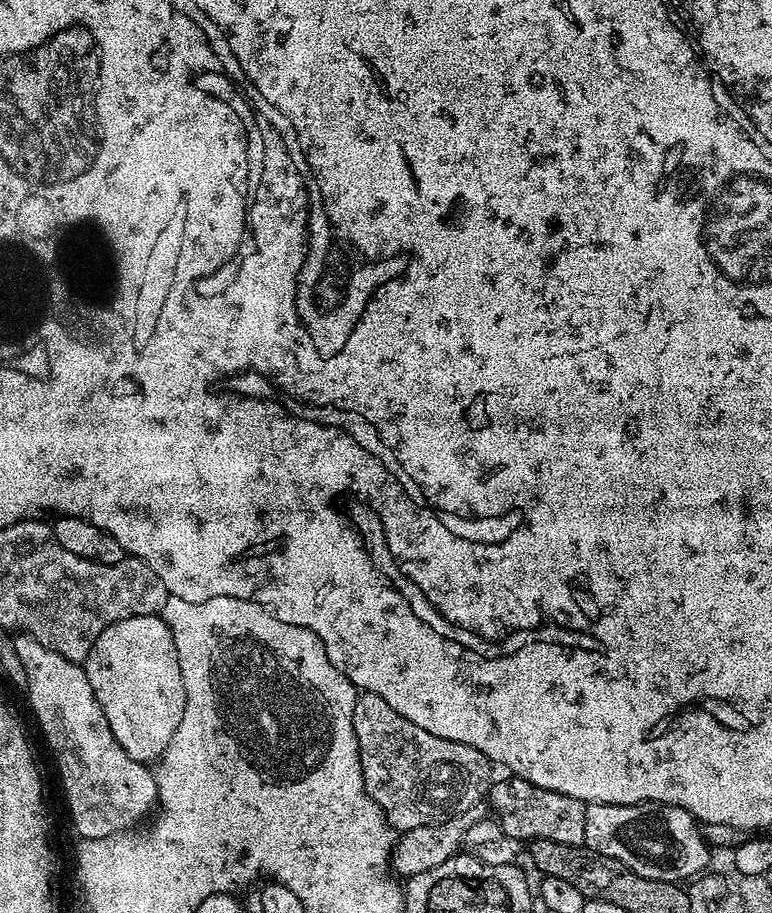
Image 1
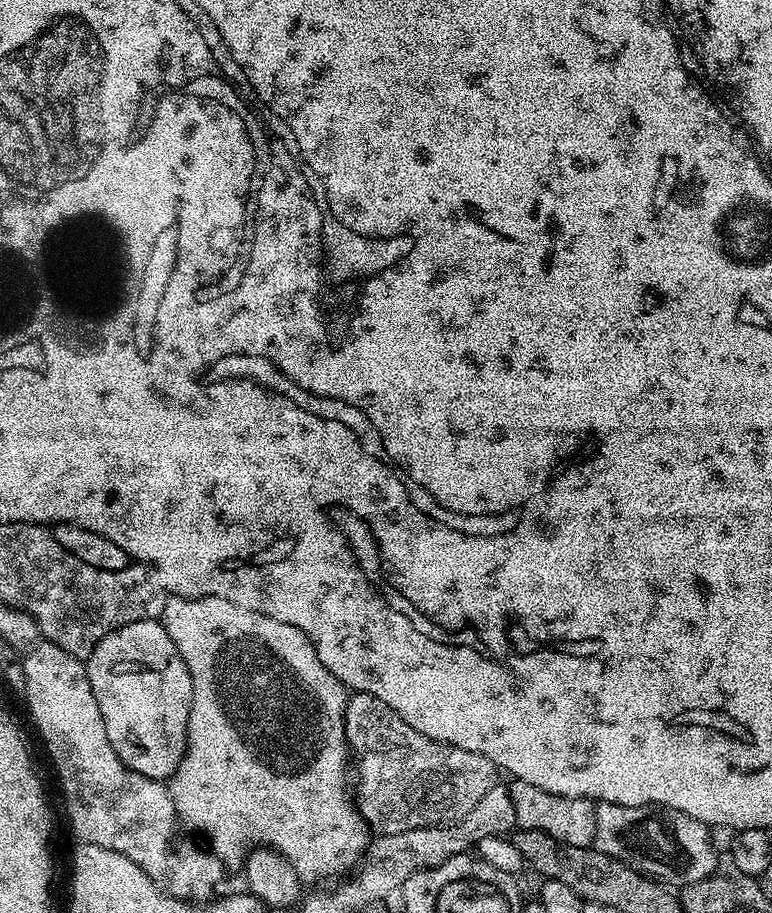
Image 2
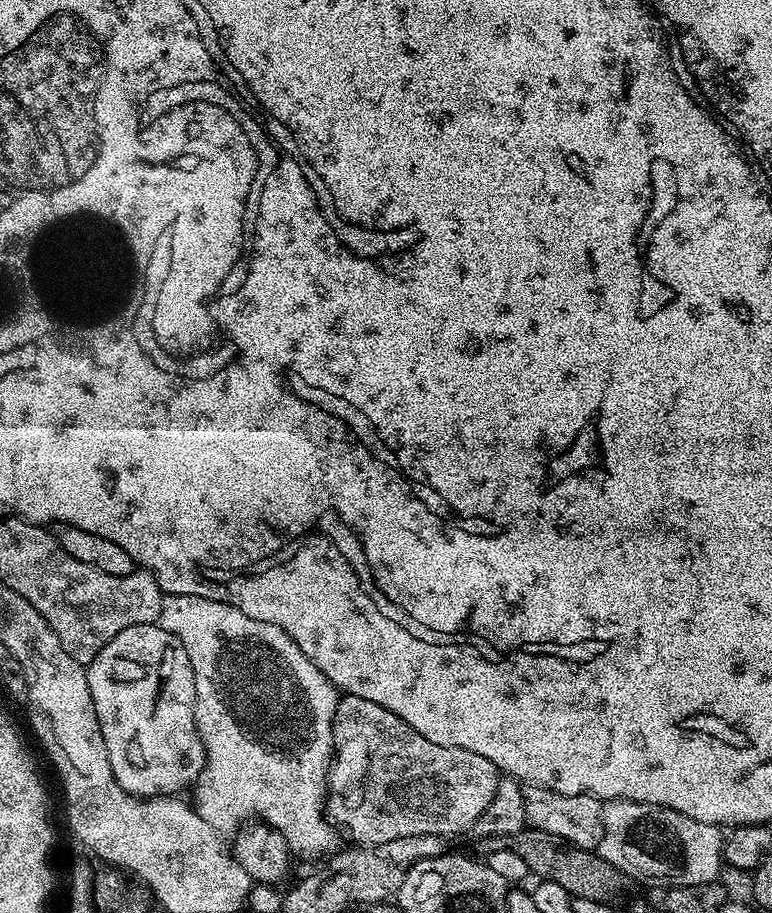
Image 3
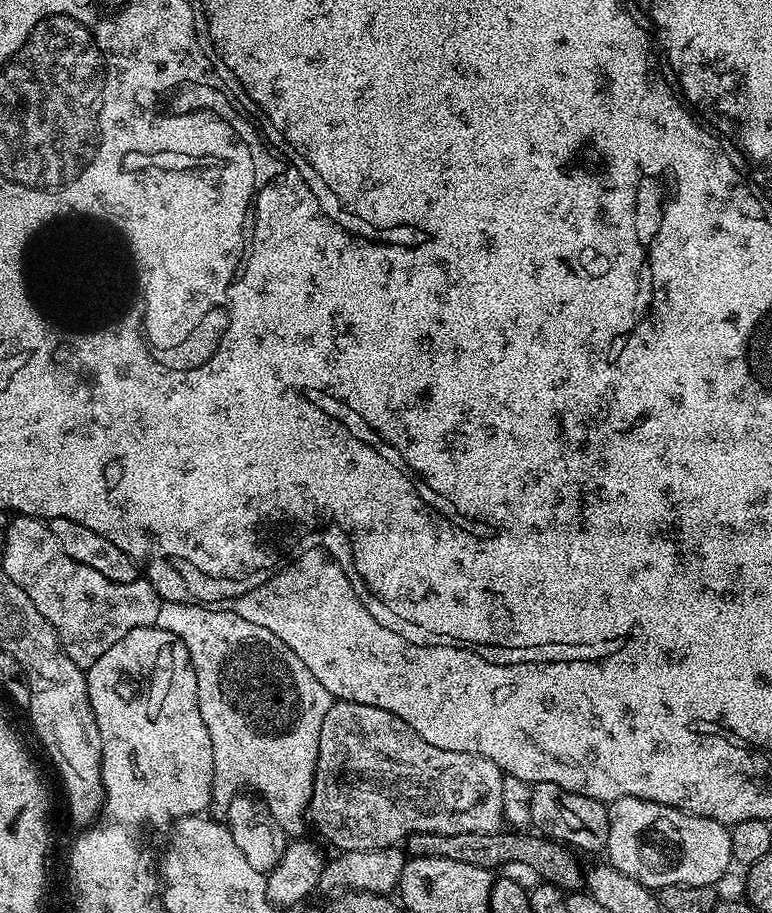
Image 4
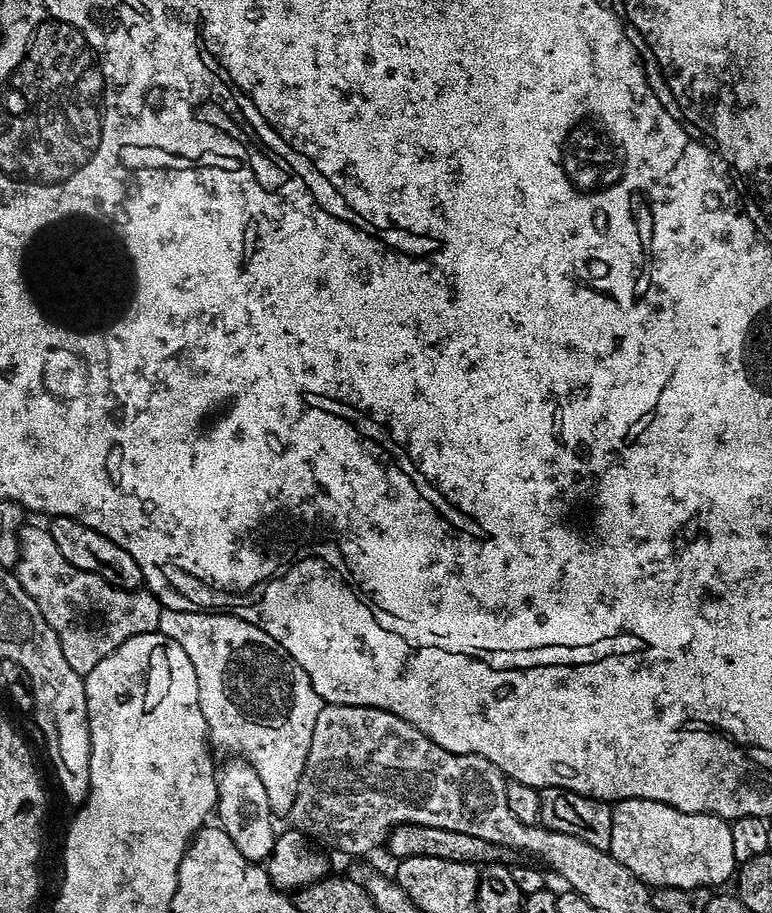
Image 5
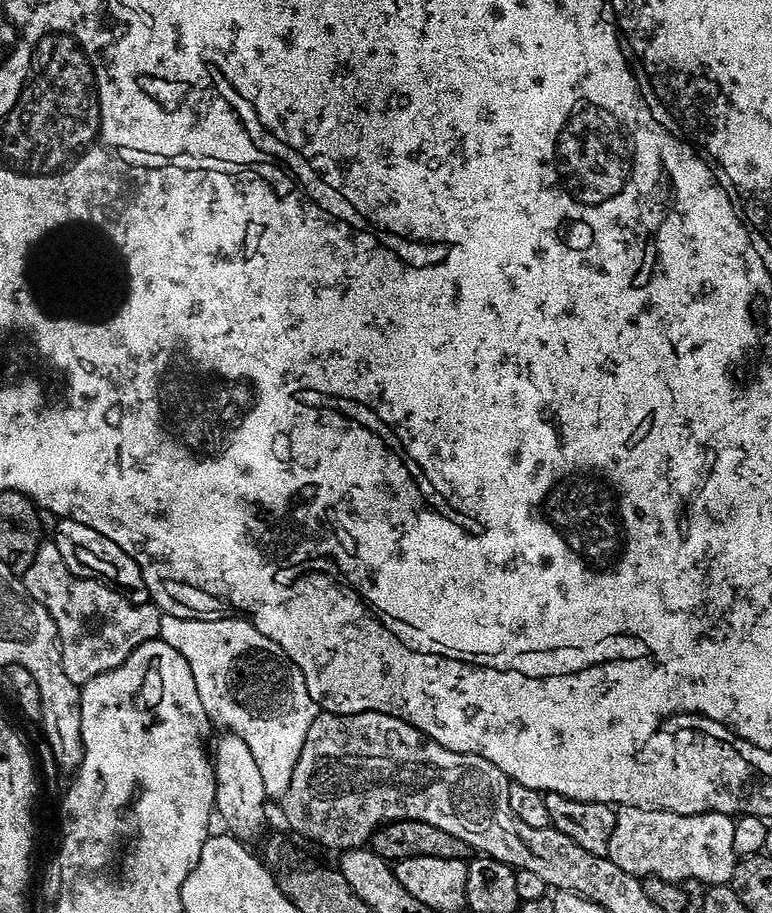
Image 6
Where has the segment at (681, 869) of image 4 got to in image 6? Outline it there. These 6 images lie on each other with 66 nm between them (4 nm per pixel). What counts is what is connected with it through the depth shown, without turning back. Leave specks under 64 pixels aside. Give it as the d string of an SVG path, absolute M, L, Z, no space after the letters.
M619 806L615 809L614 834L610 834L608 859L626 874L646 877L657 876L663 880L699 880L705 886L728 884L736 869L734 854L735 819L717 812L702 814L674 814L662 810L642 810L638 806Z

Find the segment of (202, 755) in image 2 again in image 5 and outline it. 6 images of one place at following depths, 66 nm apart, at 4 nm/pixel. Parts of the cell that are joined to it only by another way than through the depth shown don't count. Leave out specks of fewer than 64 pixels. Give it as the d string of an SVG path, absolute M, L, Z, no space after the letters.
M164 608L160 614L158 631L174 638L194 666L198 678L198 702L206 718L208 735L217 749L225 748L228 754L249 760L266 786L266 798L273 813L291 813L292 803L298 790L298 782L304 773L306 758L310 754L310 738L314 738L314 722L322 707L320 695L314 690L306 670L258 626L226 612L201 610L183 612Z

